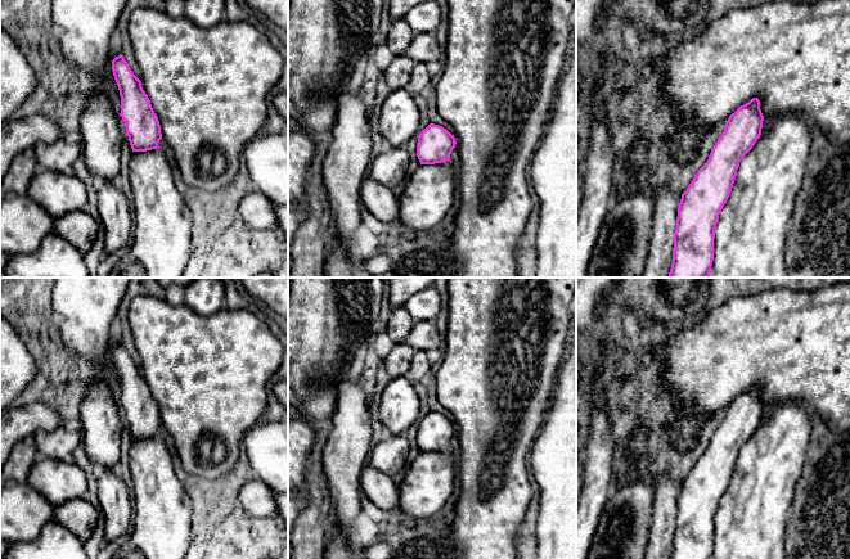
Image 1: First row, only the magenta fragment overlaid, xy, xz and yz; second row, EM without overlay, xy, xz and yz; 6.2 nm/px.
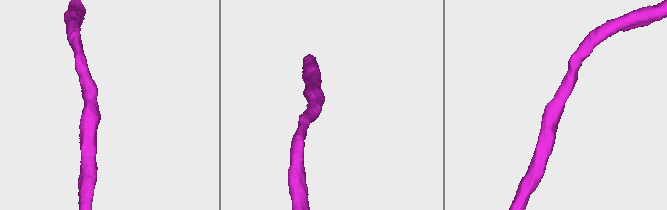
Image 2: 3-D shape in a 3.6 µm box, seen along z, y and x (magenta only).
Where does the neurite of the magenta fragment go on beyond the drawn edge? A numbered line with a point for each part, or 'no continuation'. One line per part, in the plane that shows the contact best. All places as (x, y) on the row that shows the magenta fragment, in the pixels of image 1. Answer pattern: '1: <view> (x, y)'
no continuation

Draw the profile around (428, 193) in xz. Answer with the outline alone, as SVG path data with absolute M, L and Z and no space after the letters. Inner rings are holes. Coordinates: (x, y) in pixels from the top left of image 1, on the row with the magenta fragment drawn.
M450 161L419 164L405 180L404 193L399 197L399 222L415 231L426 231L437 226L451 208L457 193L457 179Z

